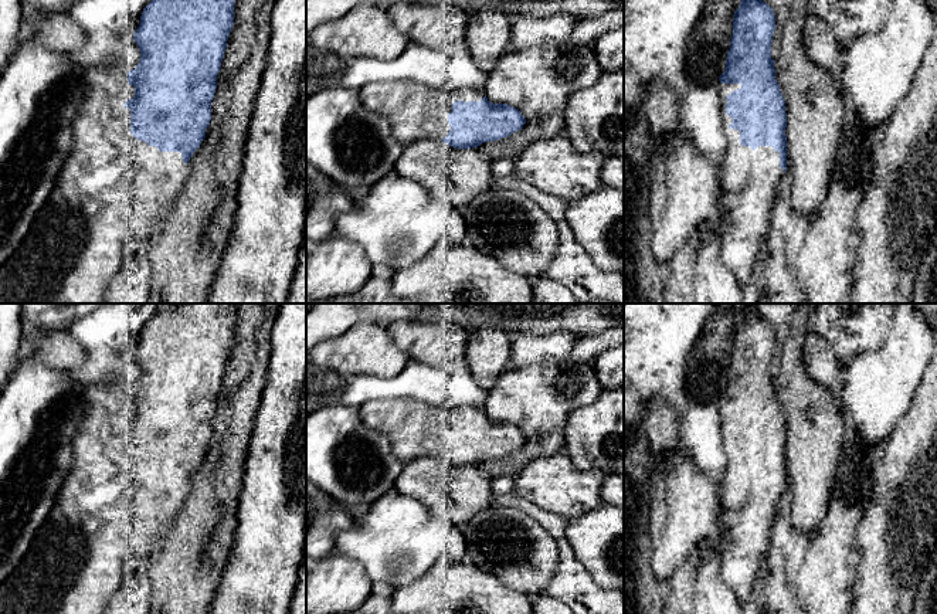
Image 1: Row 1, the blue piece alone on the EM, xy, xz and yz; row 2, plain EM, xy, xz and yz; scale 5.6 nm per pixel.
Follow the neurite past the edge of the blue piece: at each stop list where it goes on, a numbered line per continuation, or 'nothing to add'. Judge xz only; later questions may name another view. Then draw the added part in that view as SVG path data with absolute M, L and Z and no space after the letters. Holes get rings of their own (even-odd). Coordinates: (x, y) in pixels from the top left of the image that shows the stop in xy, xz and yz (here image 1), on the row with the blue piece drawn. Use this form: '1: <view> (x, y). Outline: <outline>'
1: xz (414, 111). Outline: M405 79L371 81L360 88L363 105L383 115L404 146L421 139L444 139L451 126L448 115L455 101L481 102L483 89L438 91Z

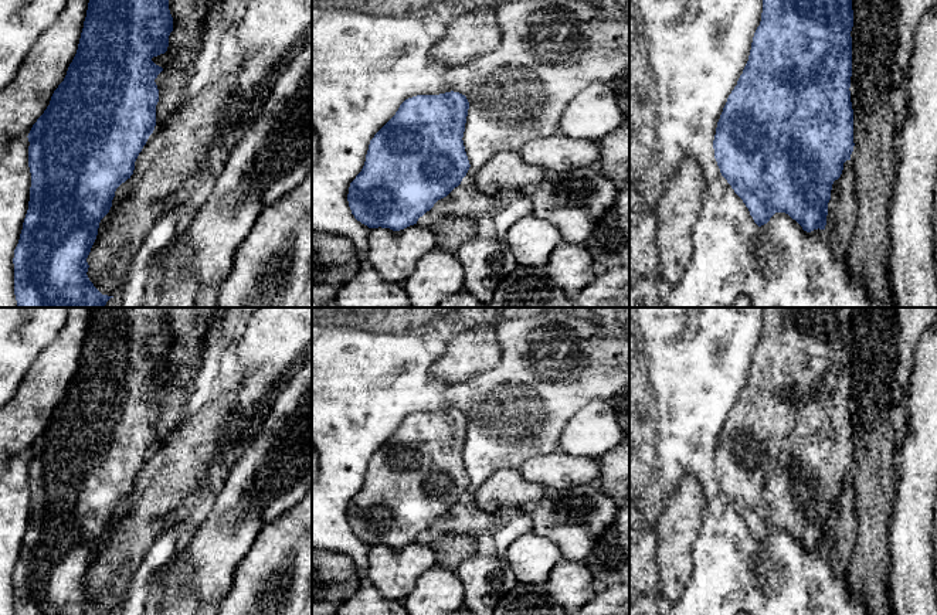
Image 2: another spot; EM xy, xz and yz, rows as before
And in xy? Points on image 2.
nothing to add

